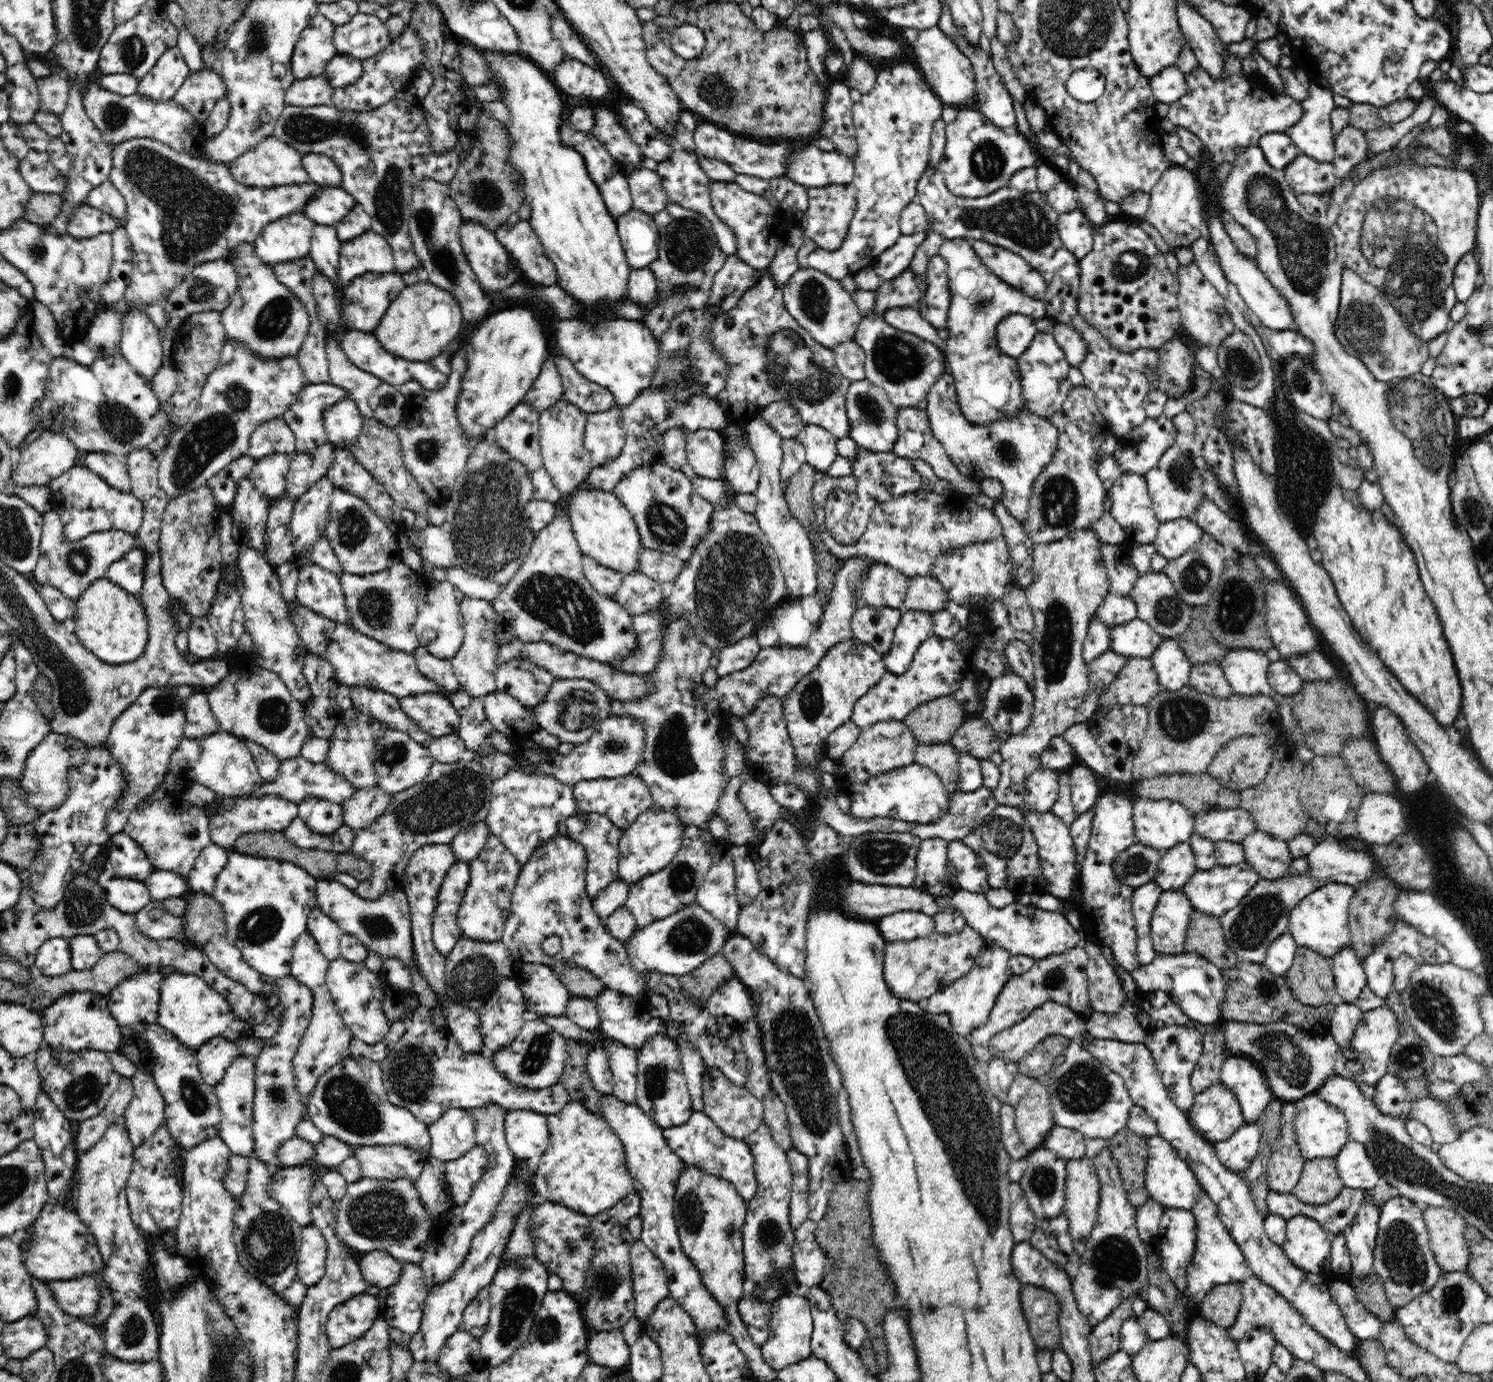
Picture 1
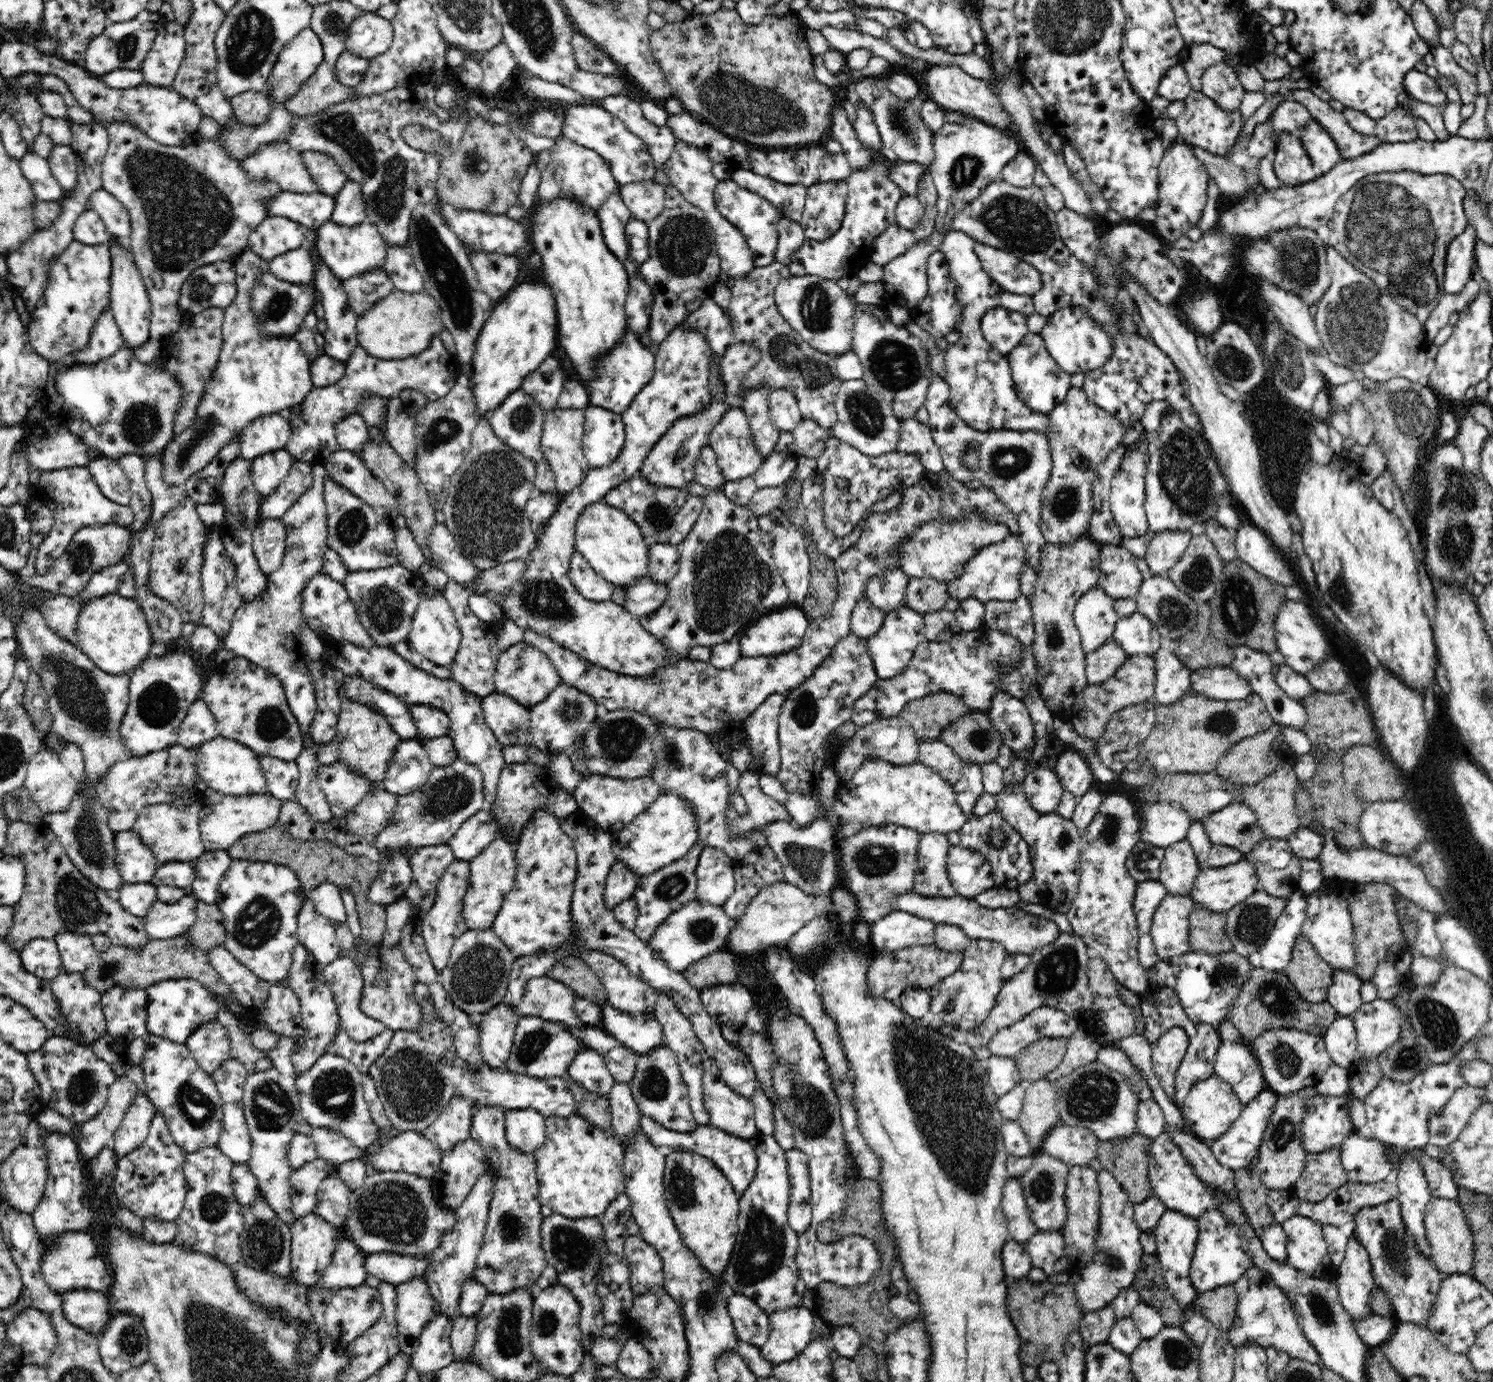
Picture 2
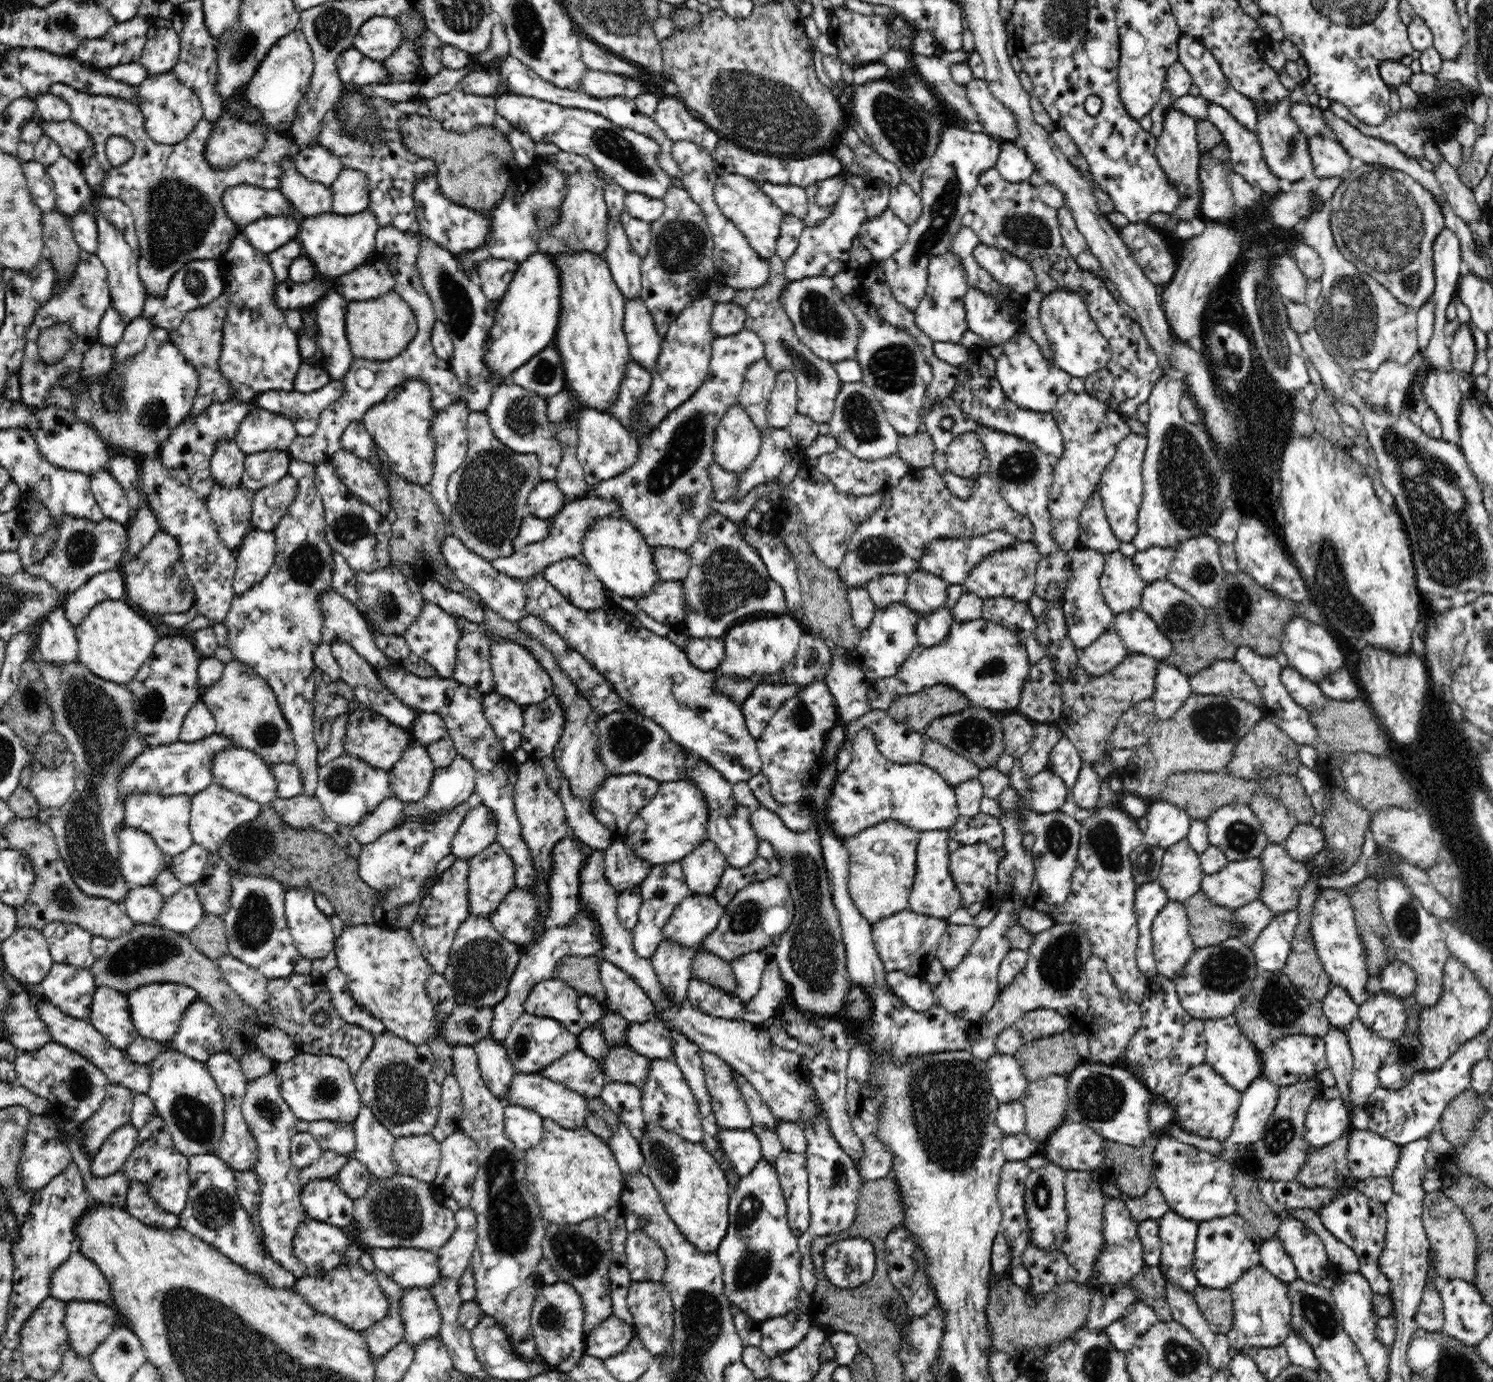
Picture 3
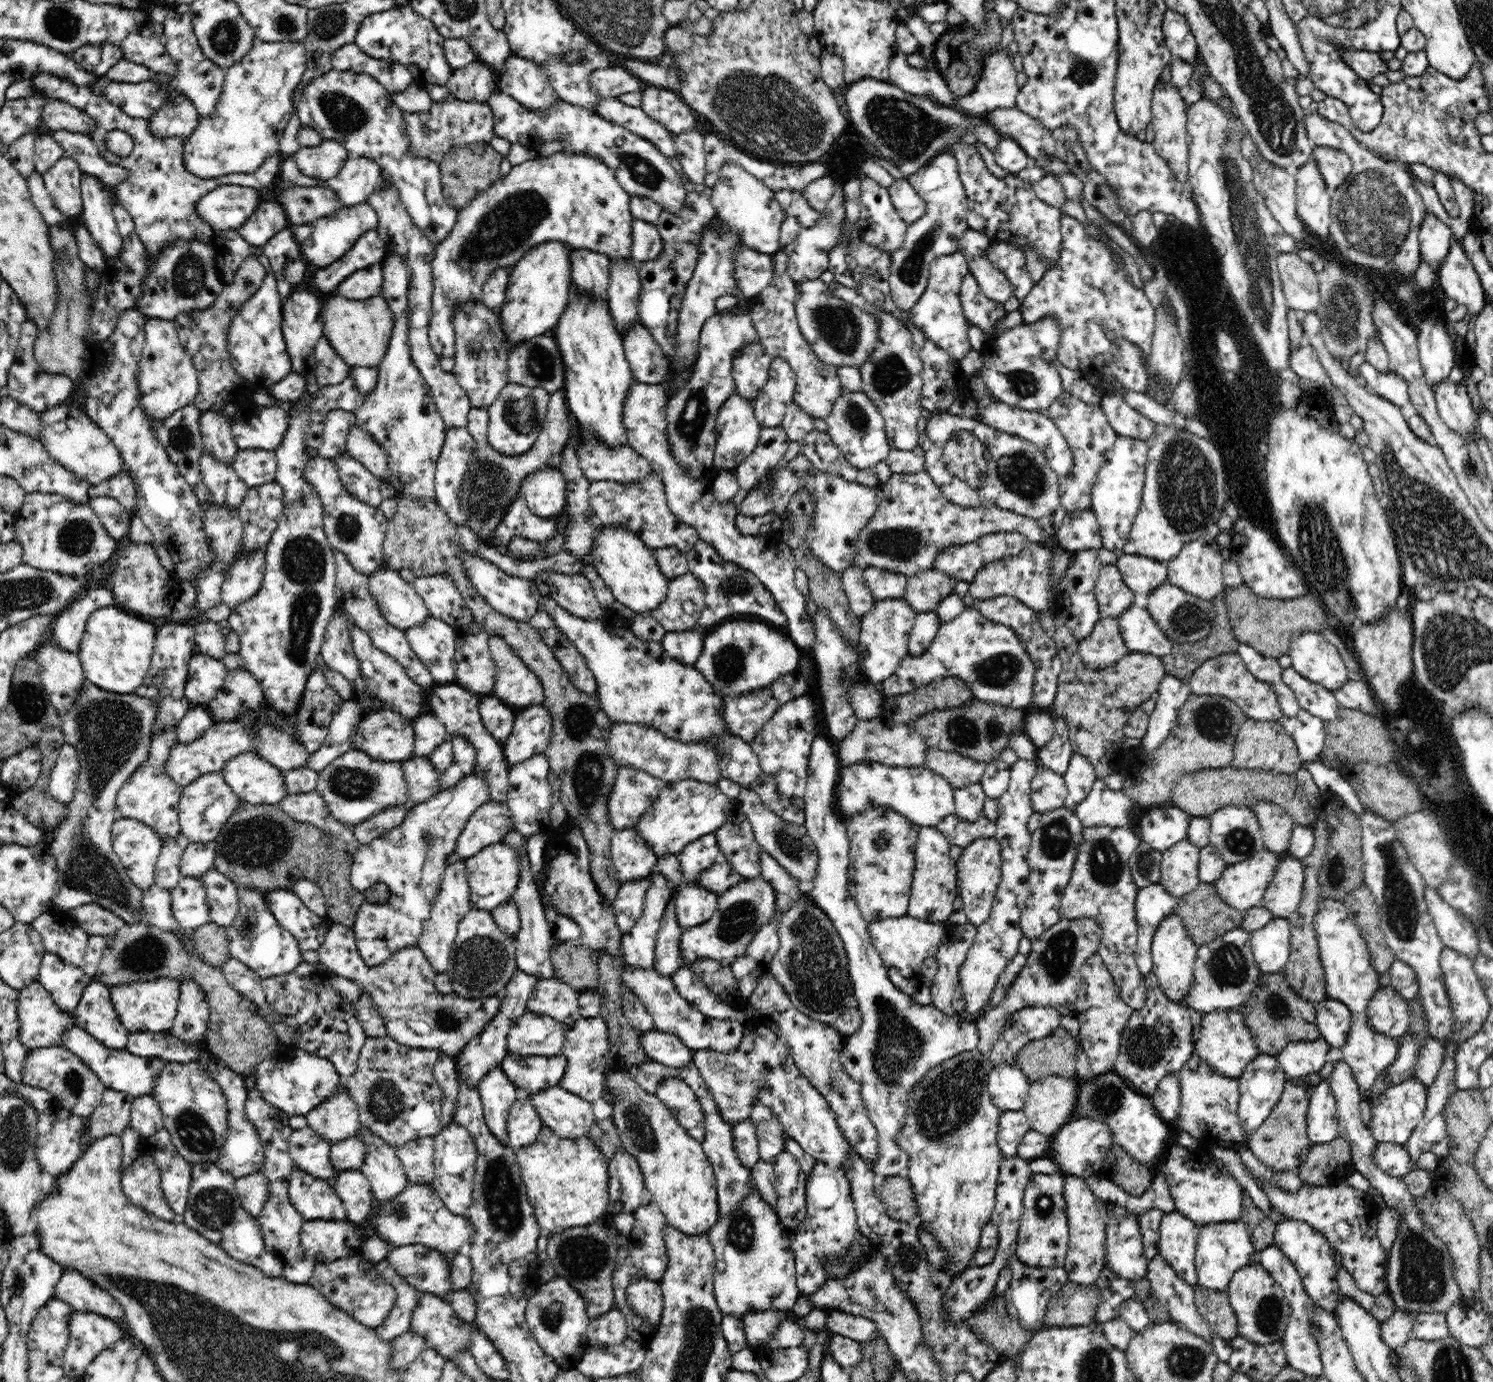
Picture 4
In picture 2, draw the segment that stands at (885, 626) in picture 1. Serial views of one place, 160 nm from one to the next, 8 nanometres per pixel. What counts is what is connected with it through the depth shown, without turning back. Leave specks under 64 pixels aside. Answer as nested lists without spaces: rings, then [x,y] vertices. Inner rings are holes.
[[[861,597],[850,614],[850,631],[856,637],[868,639],[882,627],[885,613],[876,608],[868,599]]]

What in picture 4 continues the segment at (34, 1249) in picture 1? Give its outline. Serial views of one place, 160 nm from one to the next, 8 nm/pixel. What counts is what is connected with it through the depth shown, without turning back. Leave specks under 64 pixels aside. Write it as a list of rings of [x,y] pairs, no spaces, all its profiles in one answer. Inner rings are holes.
[[[76,1270],[65,1271],[56,1283],[54,1297],[67,1302],[74,1311],[98,1314],[116,1322],[124,1319],[122,1305]]]

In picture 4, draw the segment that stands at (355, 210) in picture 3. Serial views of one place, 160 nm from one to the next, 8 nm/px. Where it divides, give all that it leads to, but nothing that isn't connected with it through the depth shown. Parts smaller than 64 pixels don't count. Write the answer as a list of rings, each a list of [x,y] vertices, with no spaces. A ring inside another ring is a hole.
[[[350,156],[342,164],[340,173],[322,185],[332,189],[344,207],[368,201],[368,196],[379,186],[382,168],[378,162],[364,156]]]

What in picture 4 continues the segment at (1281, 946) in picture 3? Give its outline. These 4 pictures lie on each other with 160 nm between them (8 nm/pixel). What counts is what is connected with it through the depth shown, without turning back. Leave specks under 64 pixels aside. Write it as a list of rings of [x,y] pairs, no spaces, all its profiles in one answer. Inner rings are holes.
[[[1276,918],[1251,933],[1254,958],[1263,973],[1282,971],[1291,951],[1290,921]]]

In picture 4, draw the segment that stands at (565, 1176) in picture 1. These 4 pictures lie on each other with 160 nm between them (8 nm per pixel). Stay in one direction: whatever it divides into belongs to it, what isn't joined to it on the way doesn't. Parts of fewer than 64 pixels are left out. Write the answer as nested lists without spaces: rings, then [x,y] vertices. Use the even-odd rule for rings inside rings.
[[[542,1126],[536,1143],[511,1149],[516,1153],[526,1196],[534,1209],[534,1216],[541,1230],[551,1235],[562,1234],[569,1228],[588,1226],[608,1214],[609,1160],[588,1137],[576,1138],[576,1140],[559,1138],[552,1130]]]

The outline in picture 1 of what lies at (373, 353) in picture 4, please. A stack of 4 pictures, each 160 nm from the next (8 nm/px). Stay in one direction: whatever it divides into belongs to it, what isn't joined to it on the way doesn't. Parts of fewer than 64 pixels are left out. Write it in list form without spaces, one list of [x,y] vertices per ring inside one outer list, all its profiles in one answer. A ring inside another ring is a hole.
[[[430,282],[407,286],[396,300],[388,304],[382,320],[374,326],[372,335],[382,349],[409,360],[424,362],[438,356],[462,332],[462,311],[454,295],[433,286]]]

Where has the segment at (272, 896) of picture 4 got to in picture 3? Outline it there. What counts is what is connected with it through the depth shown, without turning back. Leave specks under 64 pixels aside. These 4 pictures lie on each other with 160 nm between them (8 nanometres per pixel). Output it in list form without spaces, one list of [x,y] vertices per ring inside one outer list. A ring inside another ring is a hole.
[[[309,887],[286,889],[285,917],[302,957],[324,958],[334,948],[336,934],[328,915],[316,907],[314,891]]]

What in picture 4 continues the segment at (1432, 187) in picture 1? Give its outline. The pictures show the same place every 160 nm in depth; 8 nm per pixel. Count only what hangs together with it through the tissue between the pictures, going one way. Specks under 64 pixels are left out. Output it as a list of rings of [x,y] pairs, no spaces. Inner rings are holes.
[[[1318,113],[1306,114],[1305,129],[1315,147],[1344,152],[1353,162],[1353,172],[1336,190],[1330,190],[1331,238],[1346,260],[1372,268],[1374,272],[1394,279],[1414,278],[1420,262],[1418,228],[1426,206],[1404,166],[1396,161],[1384,161],[1357,142],[1354,135],[1341,124],[1329,121]]]

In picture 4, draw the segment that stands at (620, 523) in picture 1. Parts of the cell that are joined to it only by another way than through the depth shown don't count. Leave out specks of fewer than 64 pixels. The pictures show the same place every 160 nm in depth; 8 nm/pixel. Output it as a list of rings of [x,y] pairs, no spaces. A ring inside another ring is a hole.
[[[620,527],[600,528],[594,539],[594,569],[616,601],[640,614],[650,613],[664,602],[670,581],[661,571],[653,551],[638,535]]]

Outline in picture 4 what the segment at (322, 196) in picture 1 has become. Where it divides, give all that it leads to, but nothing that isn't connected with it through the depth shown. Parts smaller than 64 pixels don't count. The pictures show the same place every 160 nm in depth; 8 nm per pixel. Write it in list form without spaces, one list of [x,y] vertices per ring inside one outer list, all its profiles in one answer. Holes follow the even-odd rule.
[[[223,185],[200,196],[195,212],[197,218],[215,232],[239,229],[257,210],[260,202],[260,194],[254,188]]]

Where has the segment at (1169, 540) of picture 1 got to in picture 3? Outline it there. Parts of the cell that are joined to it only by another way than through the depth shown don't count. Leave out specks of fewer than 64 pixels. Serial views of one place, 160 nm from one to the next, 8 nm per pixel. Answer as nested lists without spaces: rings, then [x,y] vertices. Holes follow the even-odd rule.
[[[1150,547],[1137,551],[1130,562],[1134,565],[1136,573],[1146,583],[1150,584],[1166,579],[1170,565],[1174,560],[1175,551],[1170,548]]]

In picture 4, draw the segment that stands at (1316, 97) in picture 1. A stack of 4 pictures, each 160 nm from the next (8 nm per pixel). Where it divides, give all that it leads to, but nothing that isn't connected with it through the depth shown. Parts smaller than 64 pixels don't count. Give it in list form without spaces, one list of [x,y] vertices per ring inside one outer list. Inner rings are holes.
[[[1318,146],[1314,149],[1313,158],[1318,162],[1318,169],[1328,190],[1336,190],[1343,185],[1353,172],[1353,162],[1340,150]]]

